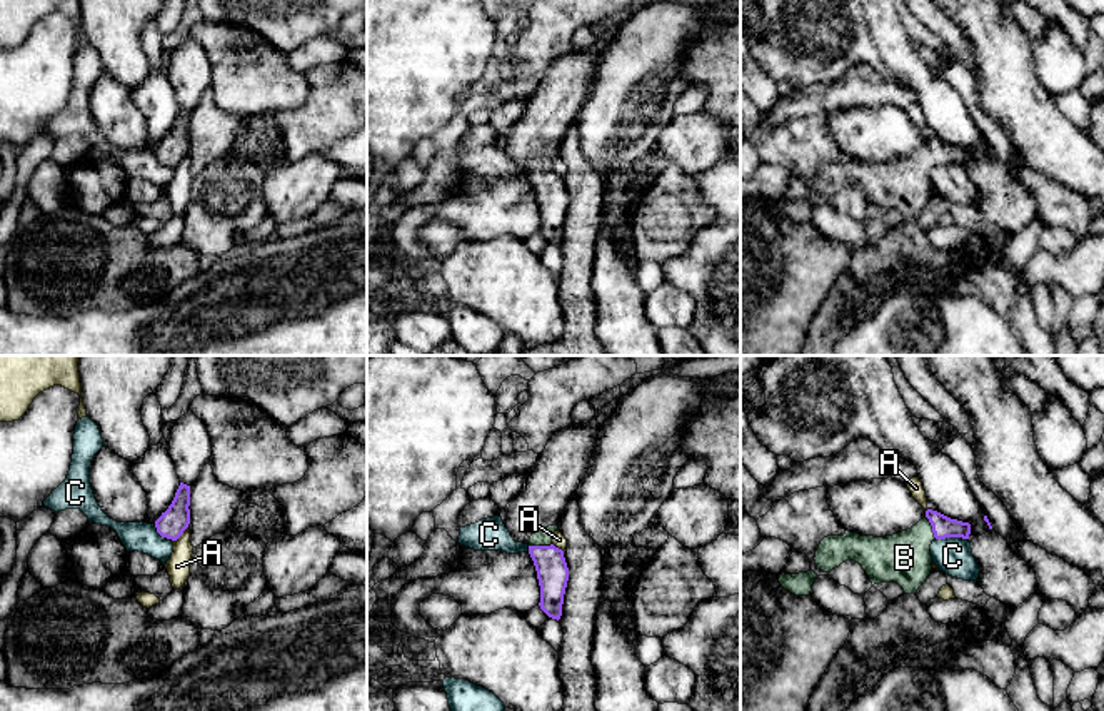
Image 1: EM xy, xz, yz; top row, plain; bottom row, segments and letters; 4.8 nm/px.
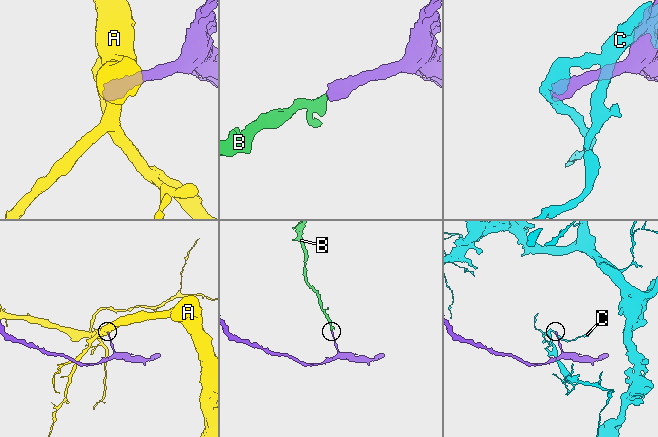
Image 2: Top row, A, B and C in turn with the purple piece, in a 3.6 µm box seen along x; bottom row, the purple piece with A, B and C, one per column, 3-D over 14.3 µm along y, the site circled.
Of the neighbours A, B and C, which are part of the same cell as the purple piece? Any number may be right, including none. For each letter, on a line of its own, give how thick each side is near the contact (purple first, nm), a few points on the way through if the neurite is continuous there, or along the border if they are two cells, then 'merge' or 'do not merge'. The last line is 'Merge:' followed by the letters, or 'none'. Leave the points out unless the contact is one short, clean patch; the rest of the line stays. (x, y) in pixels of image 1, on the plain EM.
A: 140 nm thick on the purple side, 110 nm on the other; border along xy (189, 149), (174, 167); do not merge
B: 160 nm thick on the purple side, 80 nm on the other; runs through xz (552, 199), (539, 172), (544, 162); merge
C: 110 nm thick on the purple side, 180 nm on the other; do not merge
Merge: B

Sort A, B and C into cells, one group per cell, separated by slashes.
A / B / C

